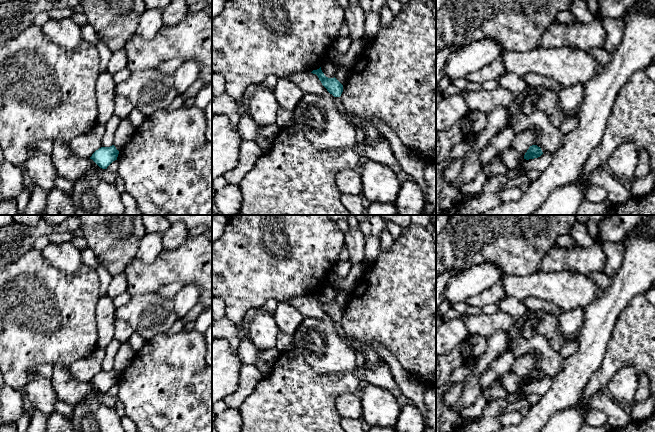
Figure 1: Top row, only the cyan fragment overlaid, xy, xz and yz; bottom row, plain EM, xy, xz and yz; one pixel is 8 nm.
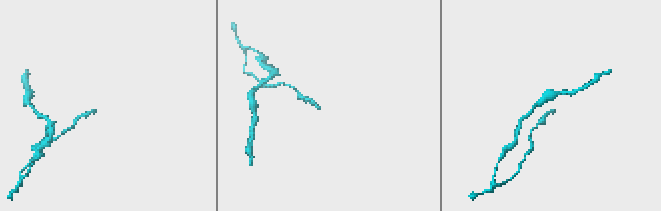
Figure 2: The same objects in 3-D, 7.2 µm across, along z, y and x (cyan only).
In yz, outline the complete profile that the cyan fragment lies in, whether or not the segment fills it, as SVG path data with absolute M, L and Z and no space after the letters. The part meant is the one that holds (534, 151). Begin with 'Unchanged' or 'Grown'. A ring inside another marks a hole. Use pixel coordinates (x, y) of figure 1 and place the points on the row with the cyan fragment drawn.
Unchanged. M532 145L529 147L527 152L524 155L524 159L529 160L529 159L534 159L538 158L543 154L542 150L540 147L537 145Z

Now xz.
Unchanged. M321 67L317 70L313 70L311 73L316 74L321 81L322 85L327 89L327 91L334 97L340 97L343 92L343 85L334 77L328 78L324 75Z

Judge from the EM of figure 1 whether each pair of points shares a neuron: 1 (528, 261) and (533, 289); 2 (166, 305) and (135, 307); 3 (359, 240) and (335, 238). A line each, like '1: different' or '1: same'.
1: different
2: same
3: different

